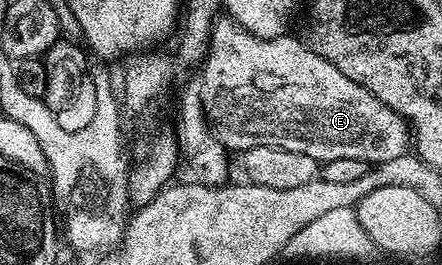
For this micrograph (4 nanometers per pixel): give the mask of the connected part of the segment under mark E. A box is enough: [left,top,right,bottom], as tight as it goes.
[199,18,411,166]

